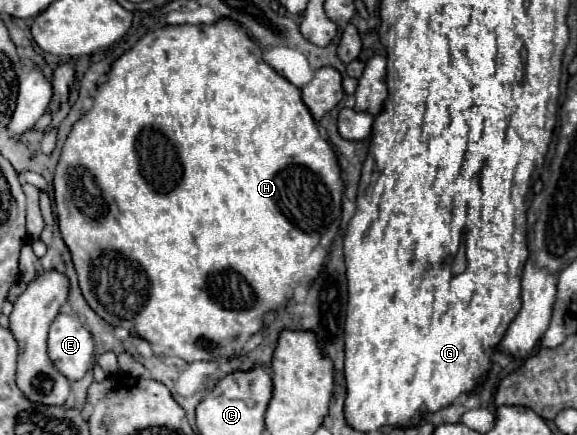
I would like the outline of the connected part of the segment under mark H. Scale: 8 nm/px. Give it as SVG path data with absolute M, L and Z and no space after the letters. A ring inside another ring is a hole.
M220 18L216 24L212 26L200 26L200 24L176 24L176 26L164 26L158 28L154 32L144 34L128 52L124 52L110 68L108 72L108 80L102 82L96 90L94 96L94 106L72 126L64 146L62 146L62 154L60 154L60 162L56 166L54 172L54 202L56 202L56 216L58 216L58 226L60 226L60 234L64 244L68 246L70 254L72 254L72 262L78 274L78 284L82 290L84 300L88 302L88 306L102 316L108 324L112 326L122 326L126 328L132 336L146 340L154 354L166 354L166 356L178 356L186 362L196 362L196 360L214 360L214 358L232 358L236 356L244 342L262 330L262 314L266 312L274 312L286 298L292 298L294 288L302 282L302 284L312 284L318 276L318 272L322 270L322 262L324 262L324 254L320 250L316 250L316 246L320 244L320 236L322 232L332 226L336 220L340 220L340 212L342 212L342 196L344 196L344 184L340 178L340 166L336 162L336 154L332 150L332 146L322 140L318 126L310 114L310 110L304 106L302 98L300 98L300 90L290 84L284 76L280 76L264 58L262 58L262 48L250 38L250 34L236 24L232 18Z

